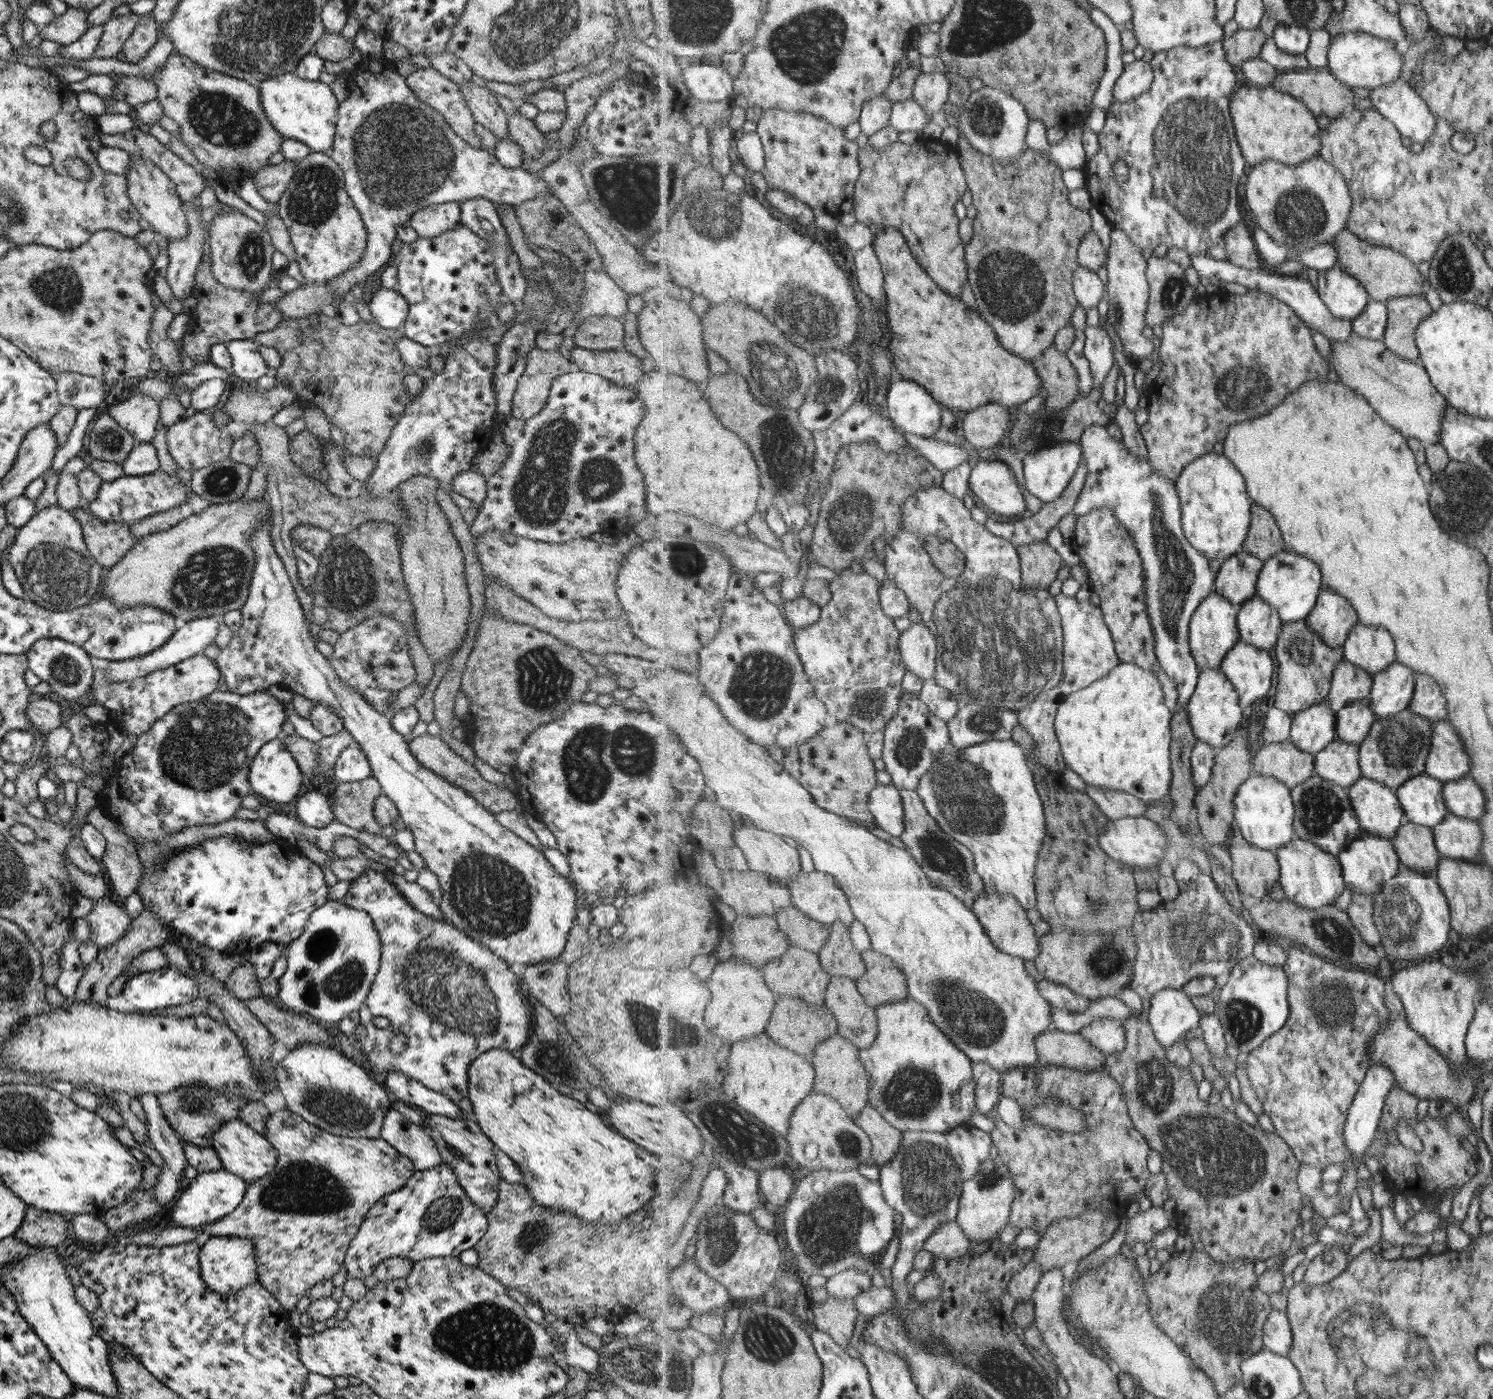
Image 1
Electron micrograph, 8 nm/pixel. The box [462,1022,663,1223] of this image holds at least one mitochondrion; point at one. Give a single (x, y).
(550, 1056)

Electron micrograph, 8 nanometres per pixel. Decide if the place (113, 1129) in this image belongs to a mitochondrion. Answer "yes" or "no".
no

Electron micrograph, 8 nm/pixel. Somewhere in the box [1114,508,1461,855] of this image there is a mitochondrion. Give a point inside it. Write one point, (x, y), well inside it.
(1401, 742)

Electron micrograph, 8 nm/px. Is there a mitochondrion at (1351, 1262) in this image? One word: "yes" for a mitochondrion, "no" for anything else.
no

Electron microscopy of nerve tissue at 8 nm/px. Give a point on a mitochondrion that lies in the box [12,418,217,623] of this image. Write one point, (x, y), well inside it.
(60, 574)

